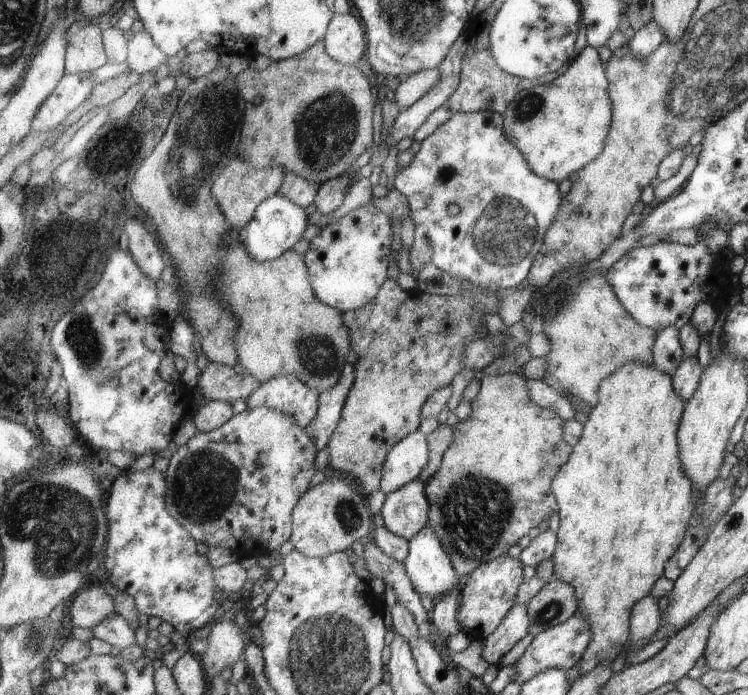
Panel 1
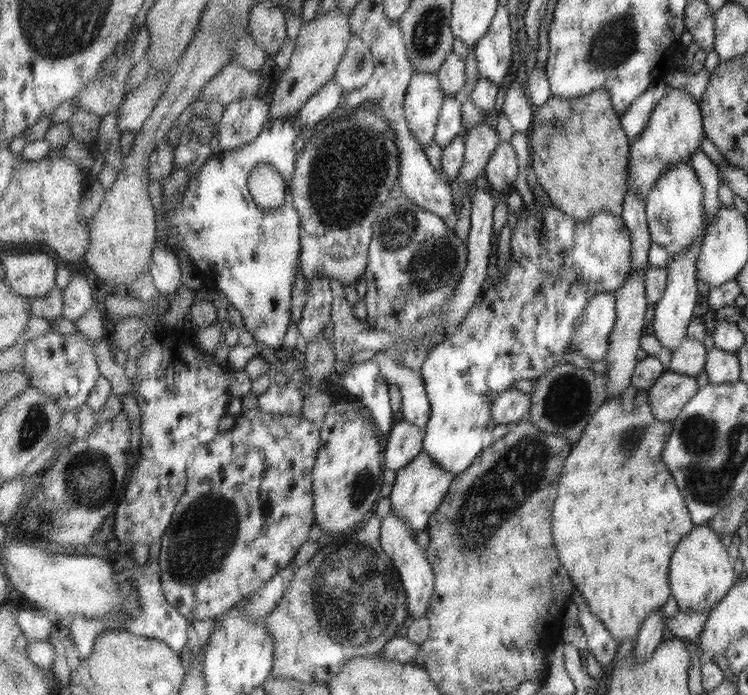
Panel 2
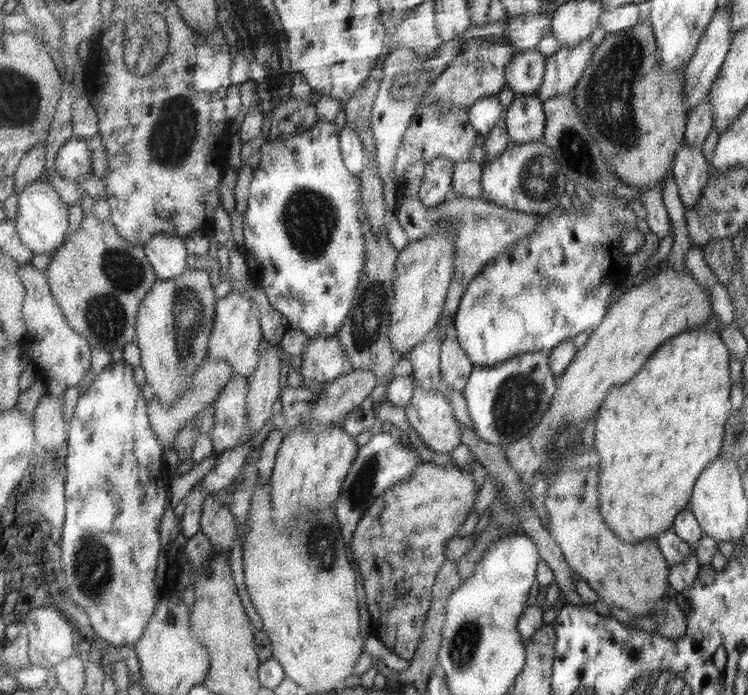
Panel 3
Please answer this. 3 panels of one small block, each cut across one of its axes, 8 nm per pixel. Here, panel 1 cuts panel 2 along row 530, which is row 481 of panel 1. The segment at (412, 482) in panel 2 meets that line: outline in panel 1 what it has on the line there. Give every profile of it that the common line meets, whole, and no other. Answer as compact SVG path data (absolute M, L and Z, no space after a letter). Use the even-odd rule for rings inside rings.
M415 480L386 496L381 515L391 532L411 540L428 526L430 510L427 482Z

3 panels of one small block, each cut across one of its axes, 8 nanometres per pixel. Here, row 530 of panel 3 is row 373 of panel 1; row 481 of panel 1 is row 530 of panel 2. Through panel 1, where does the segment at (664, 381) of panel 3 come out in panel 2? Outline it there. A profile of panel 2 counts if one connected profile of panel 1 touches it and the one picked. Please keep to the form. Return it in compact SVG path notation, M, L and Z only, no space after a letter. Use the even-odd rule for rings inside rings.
M631 384L622 394L606 400L597 409L593 420L585 427L581 440L575 443L572 453L566 458L566 464L563 465L562 476L559 479L558 497L554 506L554 537L559 558L562 559L563 566L569 571L575 586L587 598L587 602L589 602L587 606L591 606L589 610L601 620L618 644L621 644L625 638L636 640L647 617L657 609L663 608L663 604L671 598L670 562L673 553L683 537L696 527L691 518L691 511L687 509L687 499L683 495L683 491L677 488L677 484L673 480L674 474L671 474L667 463L663 461L663 450L666 448L667 440L674 428L673 421L661 421L655 417L653 407L651 407L650 390L638 390Z

